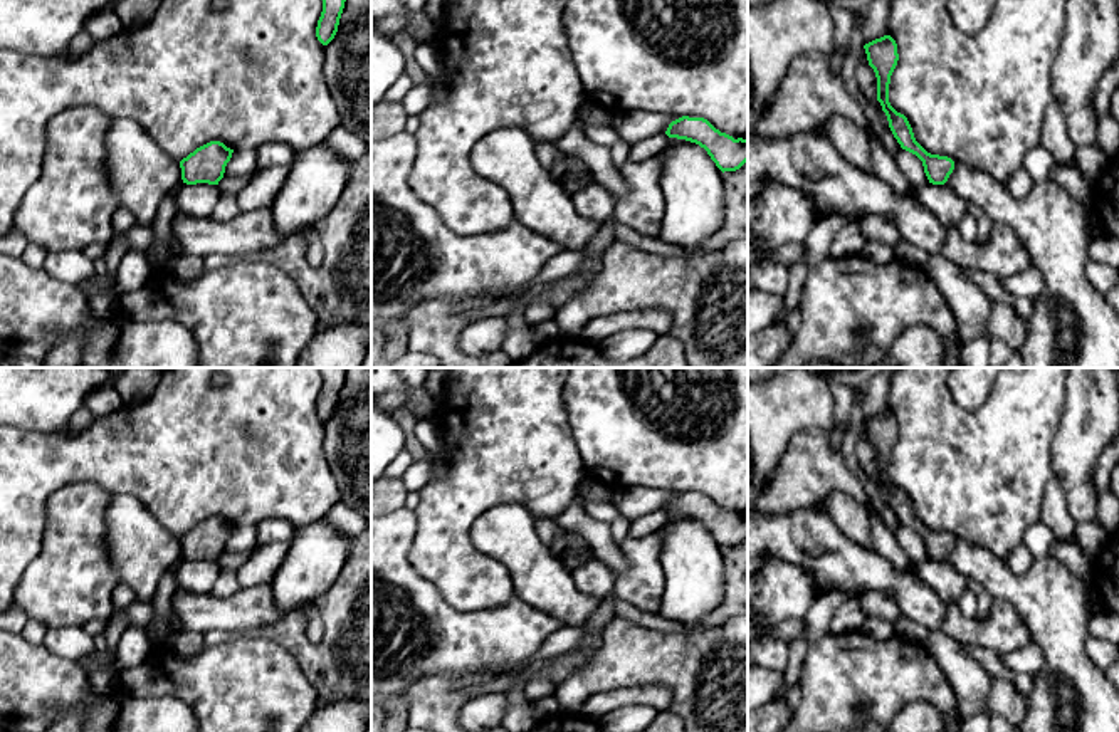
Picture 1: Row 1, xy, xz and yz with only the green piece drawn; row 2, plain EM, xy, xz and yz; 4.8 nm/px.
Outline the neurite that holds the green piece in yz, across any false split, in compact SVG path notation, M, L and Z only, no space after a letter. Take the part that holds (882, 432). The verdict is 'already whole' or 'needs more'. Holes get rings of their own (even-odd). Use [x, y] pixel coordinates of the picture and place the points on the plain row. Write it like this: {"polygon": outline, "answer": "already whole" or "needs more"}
{"polygon": "M884 411L864 421L869 442L877 453L877 477L887 492L889 504L902 525L916 531L924 542L924 549L932 561L944 561L954 546L954 537L948 532L927 529L914 514L907 494L897 489L889 478L890 452L897 442L897 420L890 411Z", "answer": "already whole"}

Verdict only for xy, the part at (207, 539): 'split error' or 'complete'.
complete

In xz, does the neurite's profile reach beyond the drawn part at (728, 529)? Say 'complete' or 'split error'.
complete

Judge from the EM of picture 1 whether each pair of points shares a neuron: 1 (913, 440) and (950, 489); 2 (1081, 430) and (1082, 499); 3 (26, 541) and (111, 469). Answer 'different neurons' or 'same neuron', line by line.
1: same neuron
2: same neuron
3: same neuron

